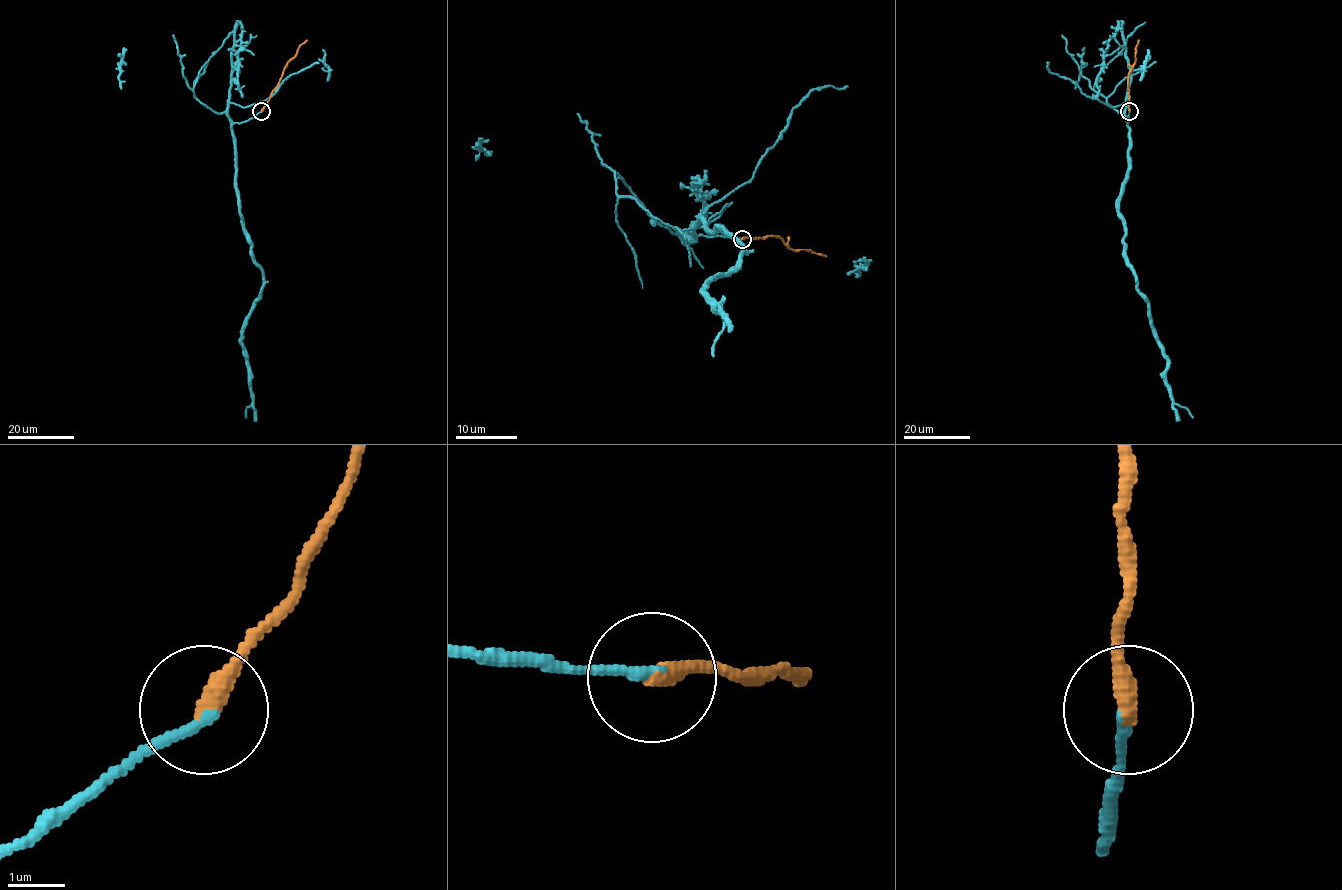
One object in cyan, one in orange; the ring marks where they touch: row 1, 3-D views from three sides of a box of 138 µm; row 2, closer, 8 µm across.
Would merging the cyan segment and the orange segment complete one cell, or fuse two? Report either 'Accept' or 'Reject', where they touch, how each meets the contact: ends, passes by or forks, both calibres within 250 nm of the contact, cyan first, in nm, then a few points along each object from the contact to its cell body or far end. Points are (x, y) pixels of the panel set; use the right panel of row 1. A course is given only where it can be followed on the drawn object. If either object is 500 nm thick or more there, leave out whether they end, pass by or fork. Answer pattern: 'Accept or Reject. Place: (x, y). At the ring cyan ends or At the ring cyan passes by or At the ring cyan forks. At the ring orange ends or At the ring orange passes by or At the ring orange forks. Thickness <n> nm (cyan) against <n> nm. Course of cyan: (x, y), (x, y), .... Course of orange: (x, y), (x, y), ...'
Accept. Place: (1129, 111). At the ring cyan ends. At the ring orange ends. Thickness 170 nm (cyan) against 400 nm. Course of cyan: (1129, 110), (1127, 179), (1118, 216), (1125, 232), (1124, 258), (1133, 268), (1166, 359), (1171, 399), (1192, 418). Course of orange: (1129, 110), (1127, 77), (1135, 62), (1139, 40)

